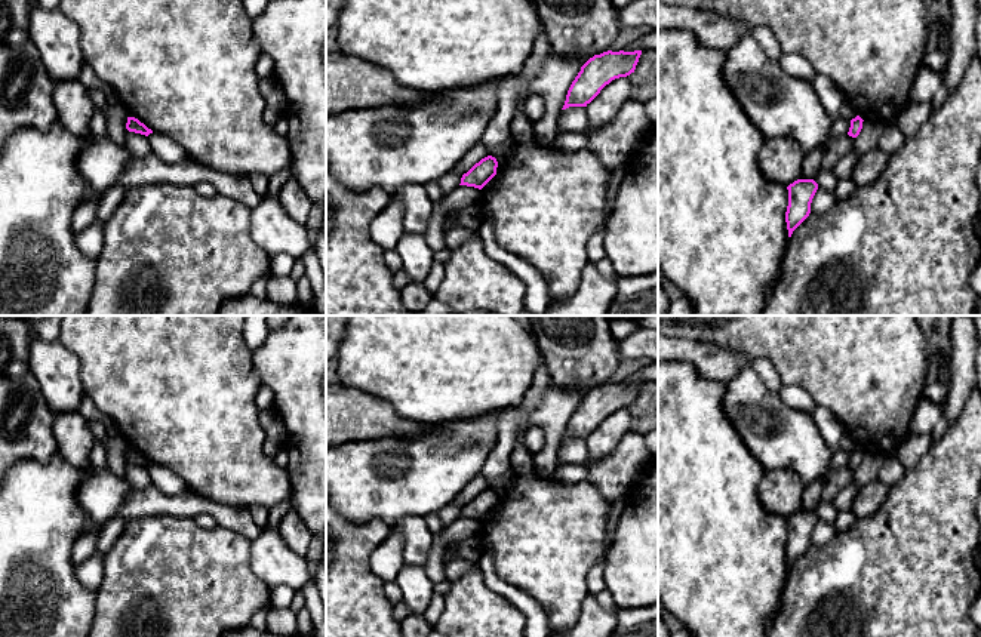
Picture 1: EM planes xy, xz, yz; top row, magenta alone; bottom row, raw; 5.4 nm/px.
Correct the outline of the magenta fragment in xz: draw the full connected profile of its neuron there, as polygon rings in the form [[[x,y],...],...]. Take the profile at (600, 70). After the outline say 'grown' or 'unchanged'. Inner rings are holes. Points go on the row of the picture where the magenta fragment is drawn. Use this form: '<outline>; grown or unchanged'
[[[642,50],[603,52],[590,58],[572,81],[562,110],[587,107],[612,80],[634,73]]]; unchanged

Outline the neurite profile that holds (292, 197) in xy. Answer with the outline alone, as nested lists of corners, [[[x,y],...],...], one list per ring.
[[[295,178],[280,187],[277,201],[298,224],[307,224],[313,201]]]

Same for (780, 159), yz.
[[[766,138],[759,151],[759,169],[771,181],[788,187],[800,179],[805,153],[791,138]]]

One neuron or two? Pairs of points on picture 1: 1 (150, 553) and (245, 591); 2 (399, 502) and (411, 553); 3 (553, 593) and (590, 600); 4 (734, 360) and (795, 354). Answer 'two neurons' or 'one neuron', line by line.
1: one neuron
2: two neurons
3: two neurons
4: two neurons

